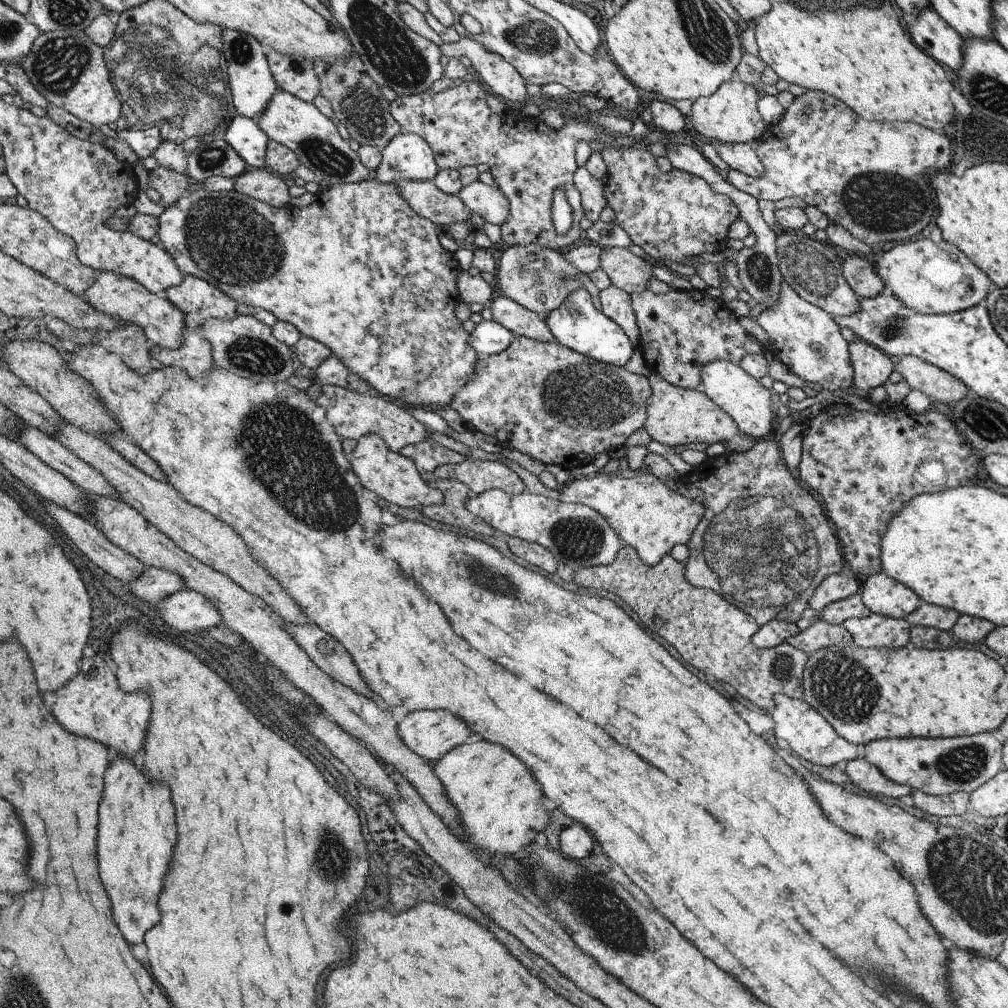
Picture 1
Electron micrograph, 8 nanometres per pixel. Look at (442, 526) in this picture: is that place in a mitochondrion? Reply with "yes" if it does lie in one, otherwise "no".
no

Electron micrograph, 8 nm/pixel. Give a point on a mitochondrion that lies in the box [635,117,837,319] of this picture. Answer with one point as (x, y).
(807, 281)

